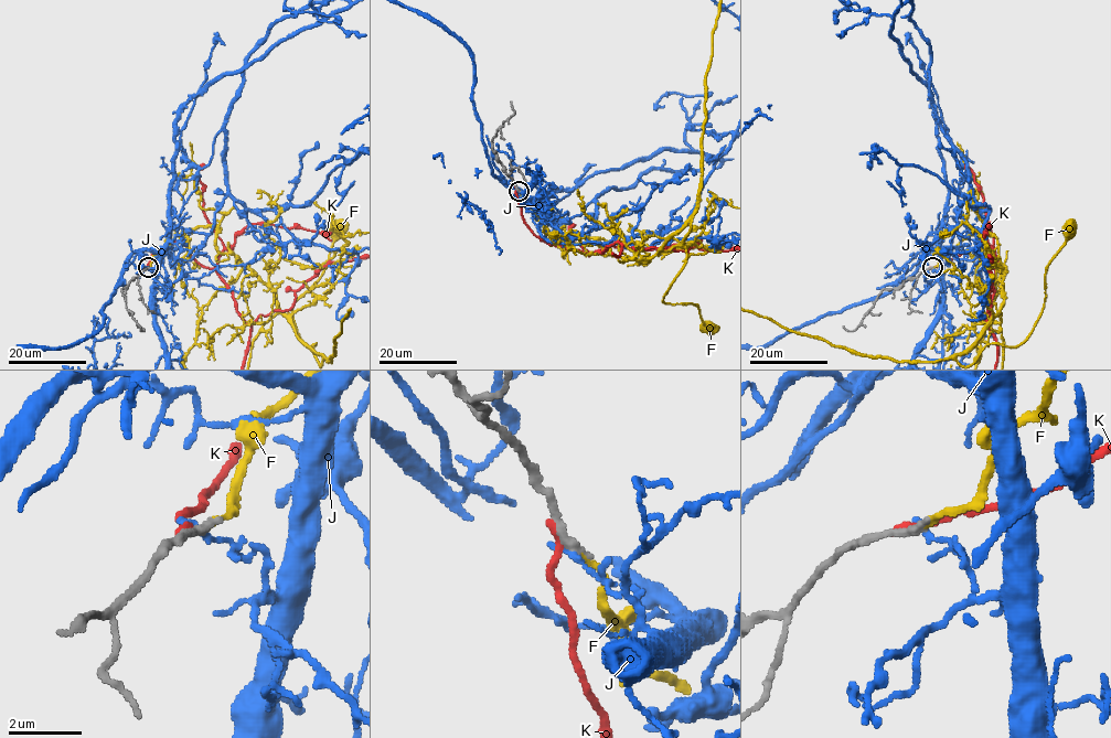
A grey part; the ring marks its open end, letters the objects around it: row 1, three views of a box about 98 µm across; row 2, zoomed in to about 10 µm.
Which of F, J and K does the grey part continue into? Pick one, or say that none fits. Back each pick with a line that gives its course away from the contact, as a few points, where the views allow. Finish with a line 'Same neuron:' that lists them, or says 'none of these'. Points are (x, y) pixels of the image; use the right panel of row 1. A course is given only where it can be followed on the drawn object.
Same neuron: F

